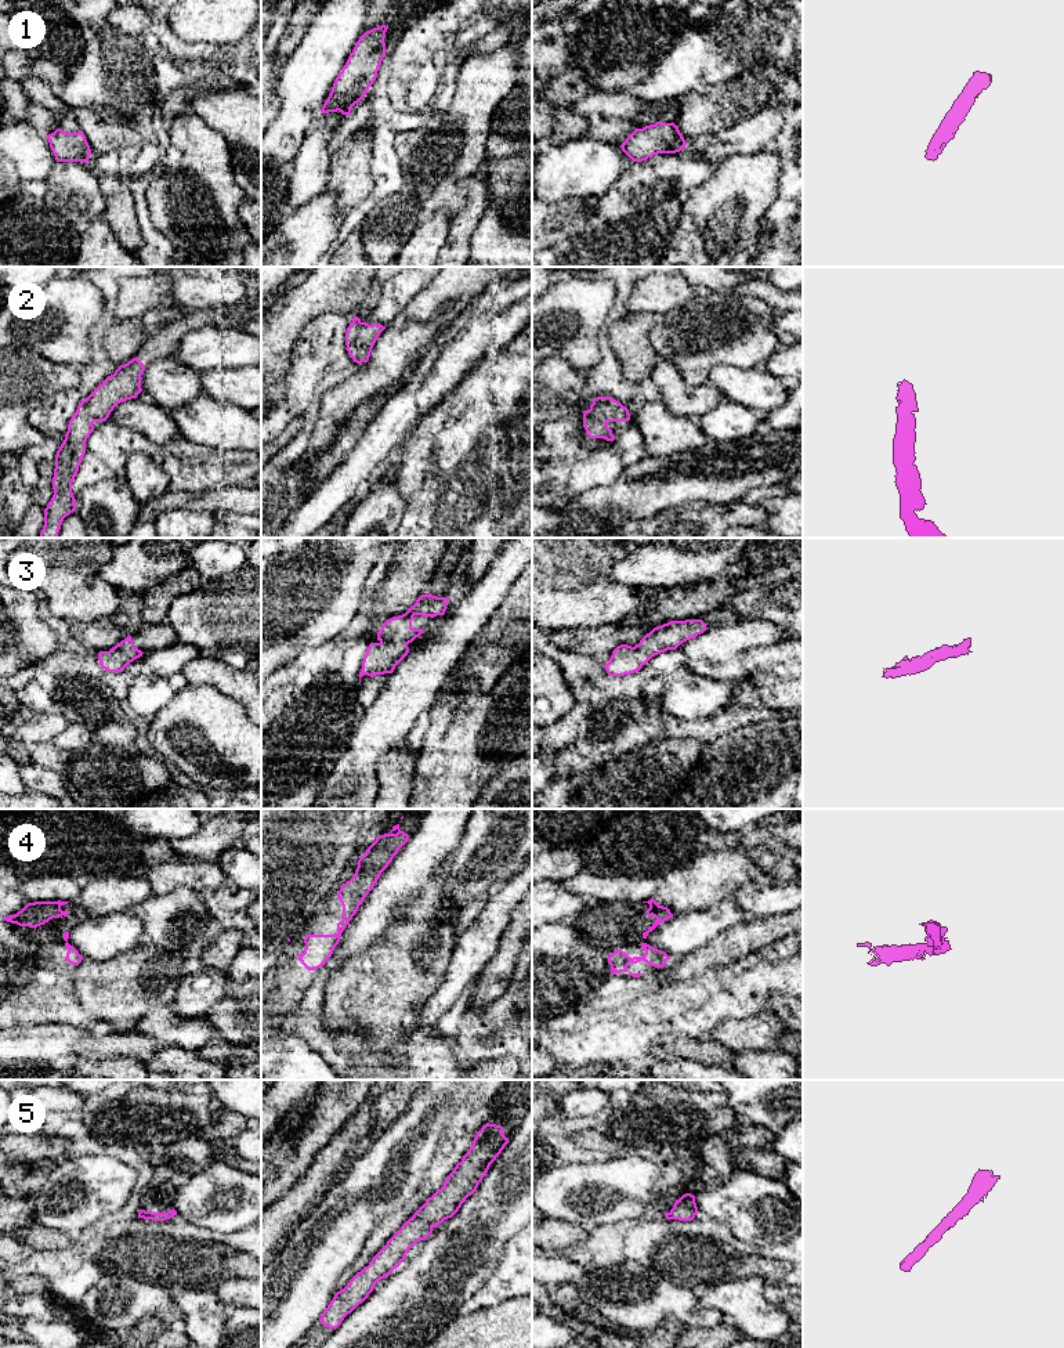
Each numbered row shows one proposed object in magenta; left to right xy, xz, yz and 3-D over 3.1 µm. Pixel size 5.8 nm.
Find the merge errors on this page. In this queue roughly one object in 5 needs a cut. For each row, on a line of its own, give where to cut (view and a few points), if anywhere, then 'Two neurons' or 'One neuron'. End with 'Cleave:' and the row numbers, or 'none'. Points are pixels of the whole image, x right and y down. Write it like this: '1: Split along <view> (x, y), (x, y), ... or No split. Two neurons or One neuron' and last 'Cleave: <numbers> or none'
1: No split. One neuron
2: No split. One neuron
3: No split. One neuron
4: No split. One neuron
5: No split. One neuron
Cleave: none

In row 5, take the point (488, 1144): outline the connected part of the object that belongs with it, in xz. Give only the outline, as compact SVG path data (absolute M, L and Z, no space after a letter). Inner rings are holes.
M486 1123L477 1132L462 1161L448 1175L444 1186L426 1200L368 1266L334 1294L319 1322L336 1330L344 1318L369 1297L376 1283L401 1265L412 1246L427 1239L434 1226L459 1211L466 1199L477 1190L491 1164L507 1143L509 1138L504 1136L503 1127Z

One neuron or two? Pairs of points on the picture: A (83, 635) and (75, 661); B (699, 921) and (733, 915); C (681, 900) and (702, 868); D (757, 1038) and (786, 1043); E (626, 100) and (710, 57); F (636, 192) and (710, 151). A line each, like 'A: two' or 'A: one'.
A: two
B: one
C: one
D: two
E: two
F: two

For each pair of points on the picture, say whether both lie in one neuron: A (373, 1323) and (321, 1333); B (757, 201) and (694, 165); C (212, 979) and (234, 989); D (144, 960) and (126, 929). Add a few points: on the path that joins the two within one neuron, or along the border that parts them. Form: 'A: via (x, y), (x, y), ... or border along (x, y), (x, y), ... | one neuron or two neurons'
A: border along (335, 1330), (332, 1333) | two neurons
B: border along (722, 162), (704, 181), (684, 194) | two neurons
C: border along (230, 982), (225, 994) | two neurons
D: border along (143, 940), (107, 961) | two neurons

